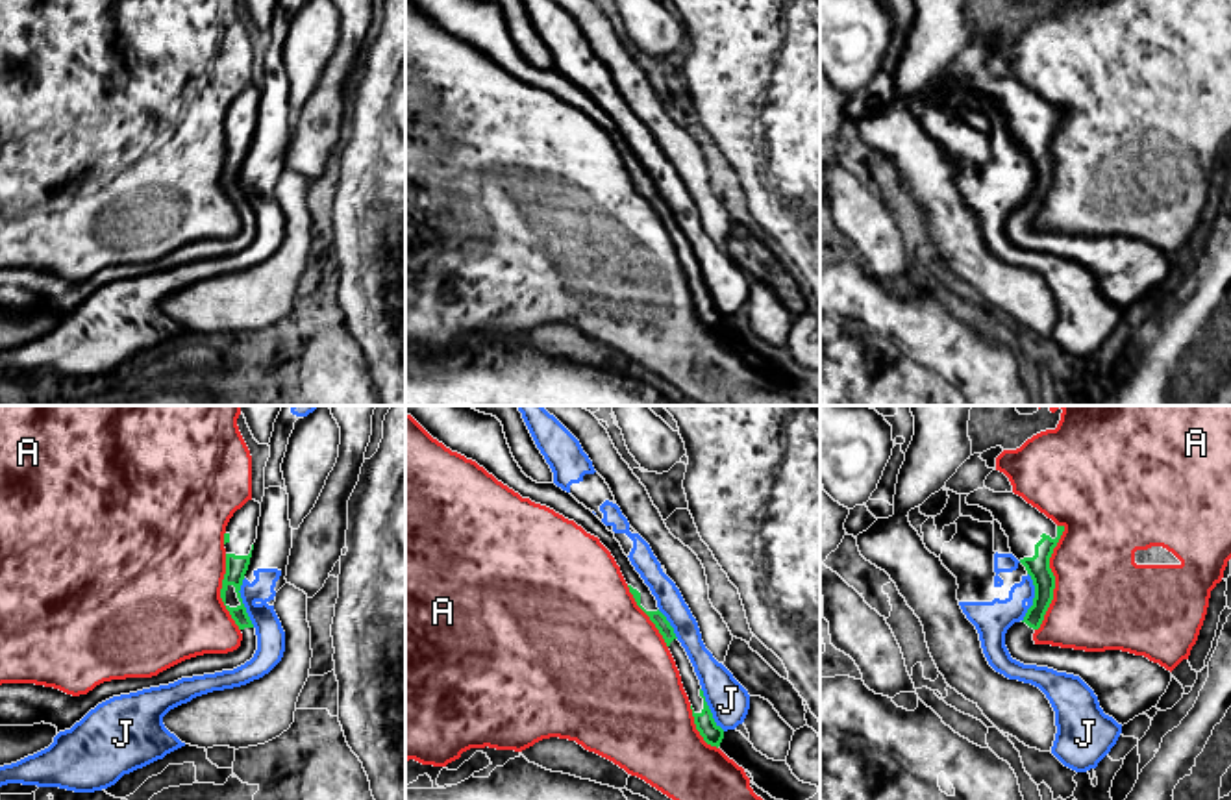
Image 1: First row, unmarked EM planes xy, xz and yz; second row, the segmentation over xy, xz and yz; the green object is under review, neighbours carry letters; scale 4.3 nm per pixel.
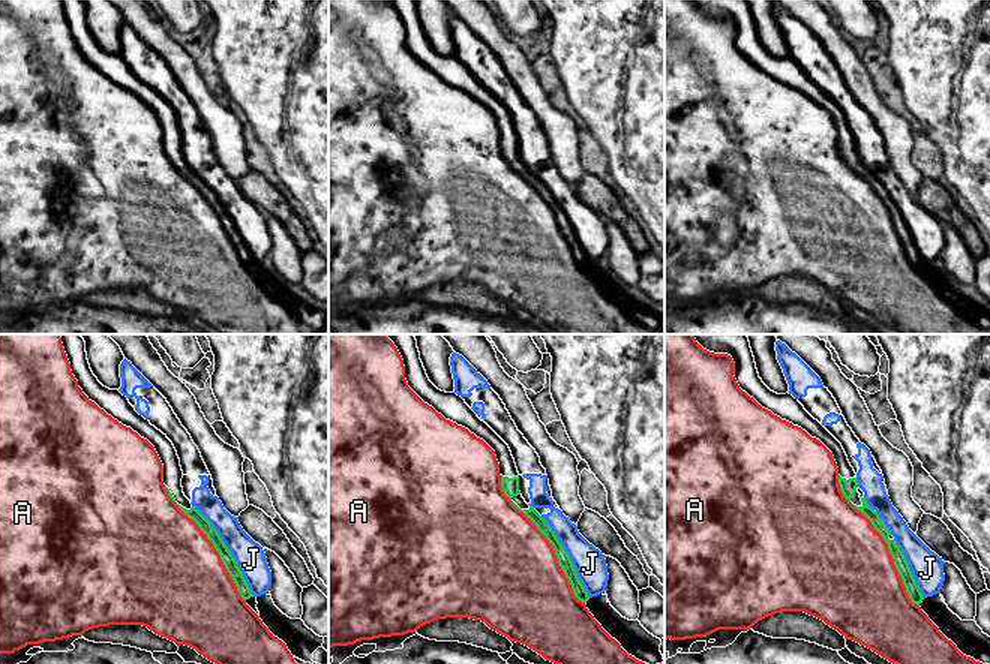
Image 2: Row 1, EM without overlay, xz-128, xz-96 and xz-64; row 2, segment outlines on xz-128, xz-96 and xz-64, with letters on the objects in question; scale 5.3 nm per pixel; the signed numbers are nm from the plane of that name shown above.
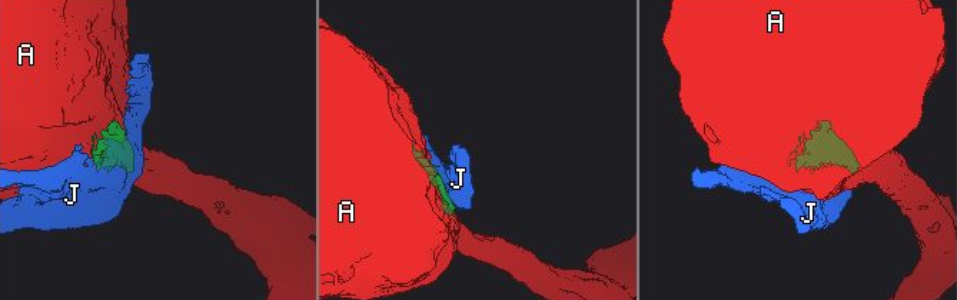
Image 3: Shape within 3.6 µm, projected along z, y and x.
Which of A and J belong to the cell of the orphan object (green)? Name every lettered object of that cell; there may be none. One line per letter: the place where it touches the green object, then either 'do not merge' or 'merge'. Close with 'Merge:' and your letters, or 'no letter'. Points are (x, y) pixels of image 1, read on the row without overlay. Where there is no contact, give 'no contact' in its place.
A: yz (1054, 163) | do not merge
J: xy (241, 187) | do not merge
Merge: no letter

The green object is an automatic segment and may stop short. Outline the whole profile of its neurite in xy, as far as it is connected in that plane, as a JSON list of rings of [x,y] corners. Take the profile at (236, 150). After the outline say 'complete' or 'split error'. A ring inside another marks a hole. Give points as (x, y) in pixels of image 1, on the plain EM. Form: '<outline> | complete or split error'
[[[248,85],[233,98],[224,119],[226,159],[222,165],[220,183],[242,219],[237,235],[228,239],[196,241],[152,263],[104,267],[80,281],[35,269],[2,269],[0,311],[33,311],[44,307],[56,311],[59,319],[70,315],[91,294],[113,281],[168,270],[181,263],[233,256],[250,246],[257,235],[257,220],[239,176],[257,124],[259,102],[261,89]]] | split error

